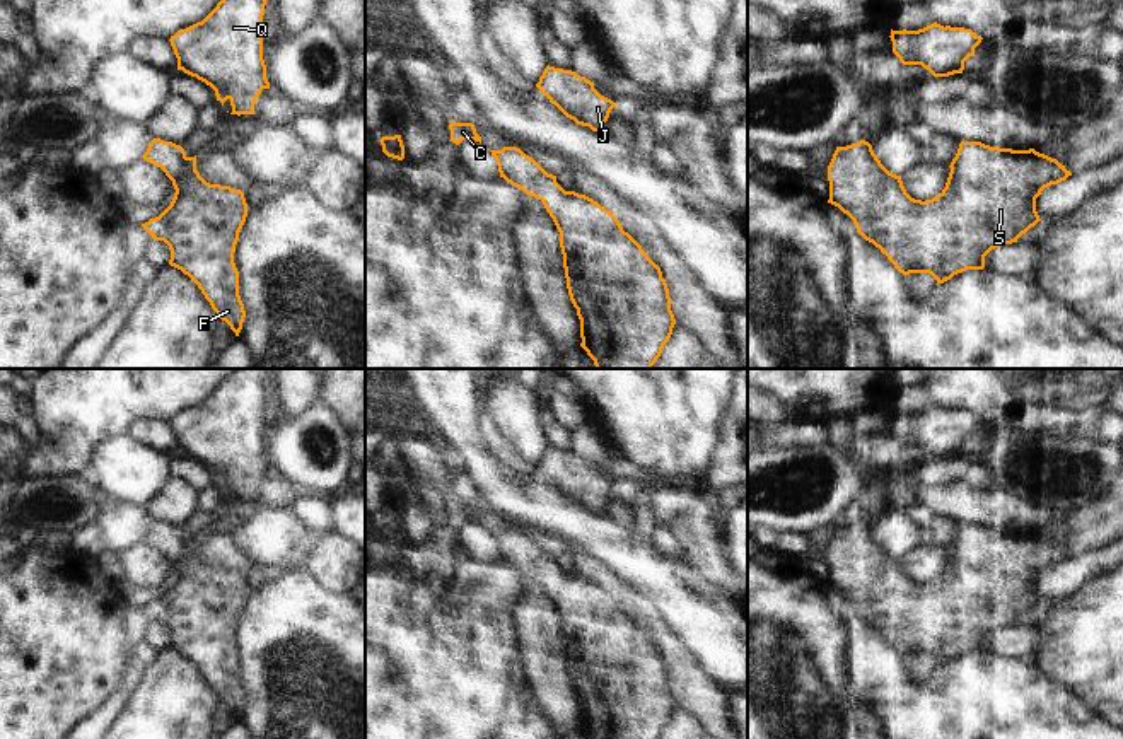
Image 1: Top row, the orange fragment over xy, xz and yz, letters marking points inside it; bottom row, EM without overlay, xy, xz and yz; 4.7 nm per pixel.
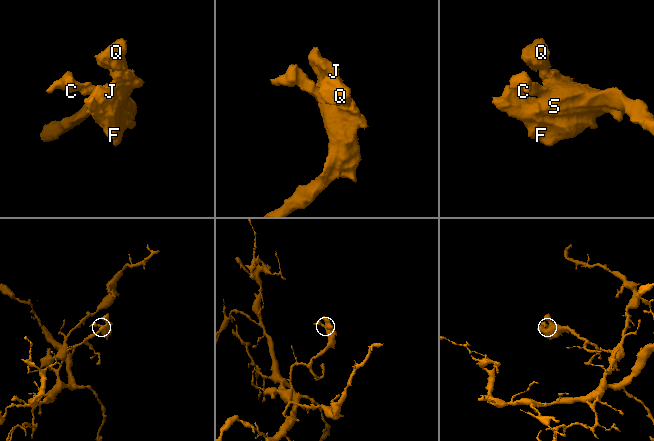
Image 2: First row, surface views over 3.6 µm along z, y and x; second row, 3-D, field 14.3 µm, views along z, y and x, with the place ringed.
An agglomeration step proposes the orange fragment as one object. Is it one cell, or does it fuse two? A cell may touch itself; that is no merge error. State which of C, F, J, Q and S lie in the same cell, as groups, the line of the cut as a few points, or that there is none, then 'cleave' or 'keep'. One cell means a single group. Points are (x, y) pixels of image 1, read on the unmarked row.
groups C F J Q S; cut none; keep

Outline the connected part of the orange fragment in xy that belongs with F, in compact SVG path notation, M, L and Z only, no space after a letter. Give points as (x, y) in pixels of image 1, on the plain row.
M154 521L143 543L160 550L176 572L171 587L142 609L171 631L169 647L191 660L218 701L239 719L246 700L234 645L239 614L247 599L241 572L210 567L196 553L196 538Z

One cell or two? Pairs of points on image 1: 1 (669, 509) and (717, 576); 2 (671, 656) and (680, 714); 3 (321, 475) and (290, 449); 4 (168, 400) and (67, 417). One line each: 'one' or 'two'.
1: one
2: two
3: one
4: one

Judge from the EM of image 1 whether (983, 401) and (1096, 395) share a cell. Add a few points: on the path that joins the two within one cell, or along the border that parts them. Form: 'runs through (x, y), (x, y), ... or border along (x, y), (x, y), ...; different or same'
runs through (1011, 395), (1069, 395); same

